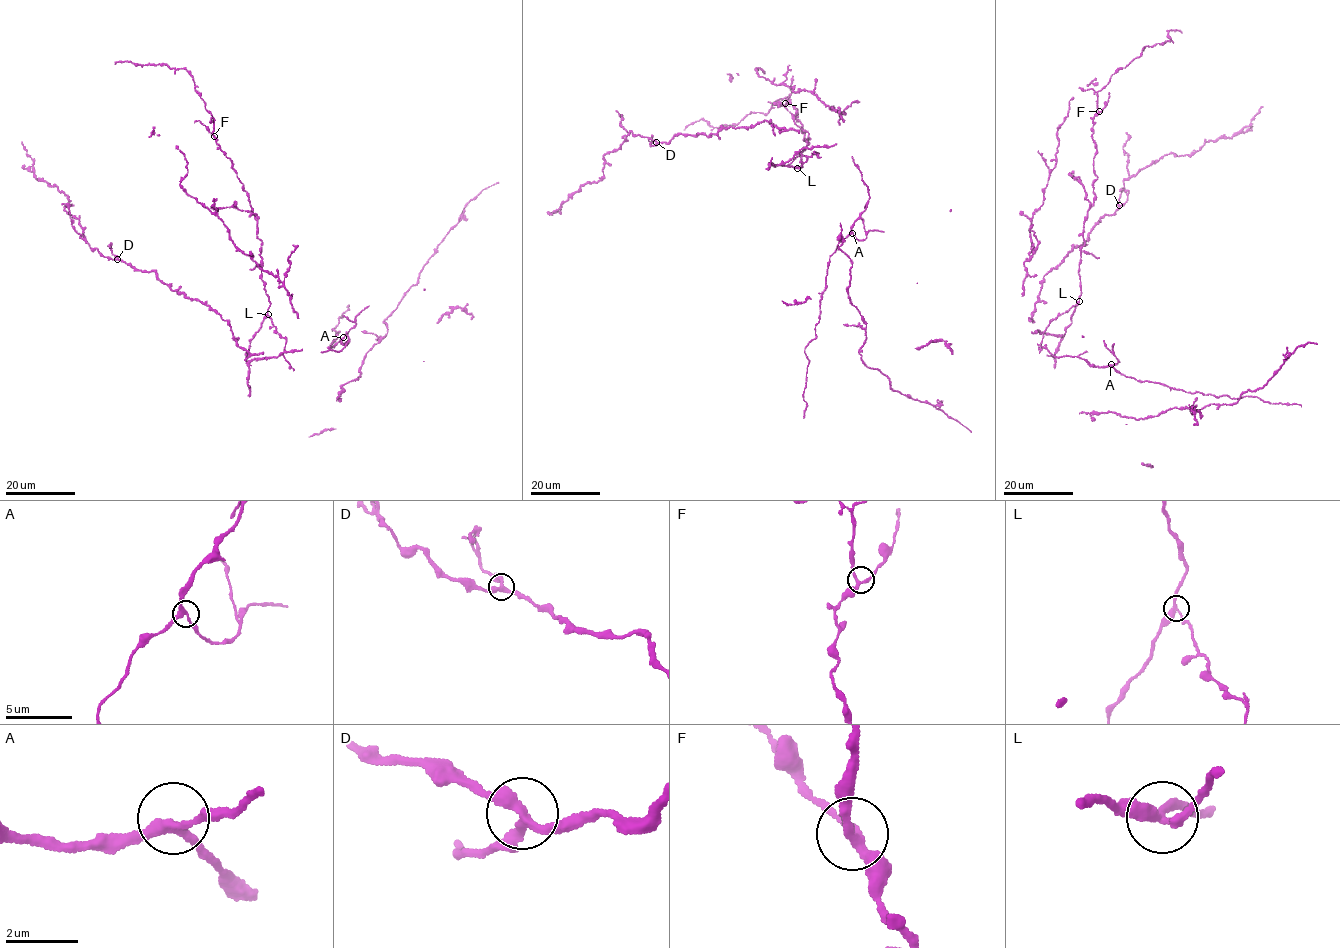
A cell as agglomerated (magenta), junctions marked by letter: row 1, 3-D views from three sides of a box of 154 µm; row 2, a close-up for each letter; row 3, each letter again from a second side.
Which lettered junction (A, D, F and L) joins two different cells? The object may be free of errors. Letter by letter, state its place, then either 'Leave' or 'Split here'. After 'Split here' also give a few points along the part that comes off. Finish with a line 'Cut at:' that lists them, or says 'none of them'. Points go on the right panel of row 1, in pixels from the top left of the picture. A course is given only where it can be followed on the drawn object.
A: Place: (1111, 364). Leave
D: Place: (1119, 205). Leave
F: Place: (1099, 111). Leave
L: Place: (1079, 301). Split here
Cut at: L

